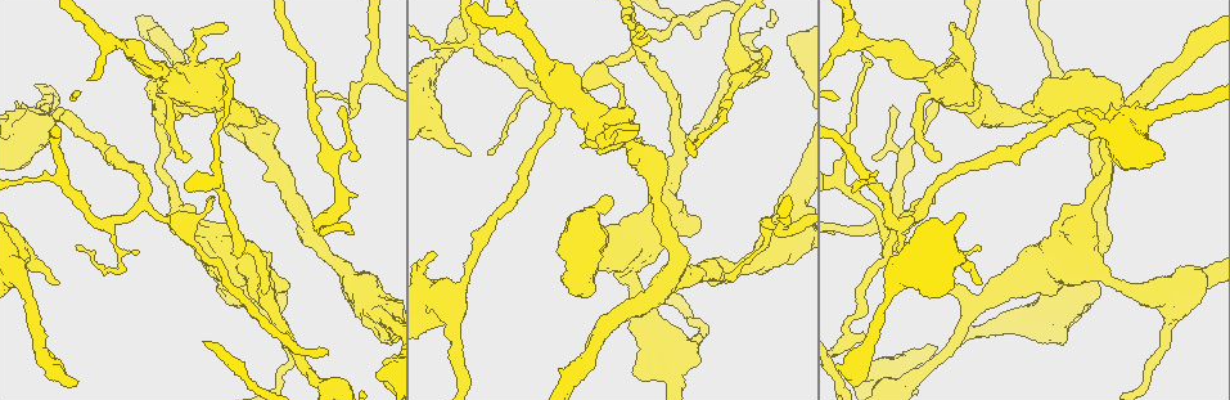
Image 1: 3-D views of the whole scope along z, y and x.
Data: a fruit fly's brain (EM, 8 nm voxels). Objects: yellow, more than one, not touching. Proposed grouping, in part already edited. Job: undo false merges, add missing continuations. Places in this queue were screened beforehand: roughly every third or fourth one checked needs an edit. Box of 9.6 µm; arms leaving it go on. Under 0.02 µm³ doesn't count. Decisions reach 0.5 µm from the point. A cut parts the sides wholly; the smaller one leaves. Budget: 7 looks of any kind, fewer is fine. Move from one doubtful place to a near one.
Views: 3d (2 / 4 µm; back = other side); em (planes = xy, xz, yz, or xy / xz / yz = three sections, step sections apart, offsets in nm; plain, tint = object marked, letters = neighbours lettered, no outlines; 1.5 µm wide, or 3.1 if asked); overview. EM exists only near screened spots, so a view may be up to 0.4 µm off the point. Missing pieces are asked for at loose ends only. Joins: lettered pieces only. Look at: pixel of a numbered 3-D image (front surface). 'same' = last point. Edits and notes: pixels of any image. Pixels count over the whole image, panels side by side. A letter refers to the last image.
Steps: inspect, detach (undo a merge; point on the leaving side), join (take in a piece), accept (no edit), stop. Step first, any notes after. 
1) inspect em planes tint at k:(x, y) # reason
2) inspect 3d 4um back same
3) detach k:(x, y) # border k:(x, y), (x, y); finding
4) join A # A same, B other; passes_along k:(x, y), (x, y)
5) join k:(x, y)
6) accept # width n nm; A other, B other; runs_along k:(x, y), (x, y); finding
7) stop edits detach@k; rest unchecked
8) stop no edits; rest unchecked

inspect em planes letters at 1:(727, 279) # an open end

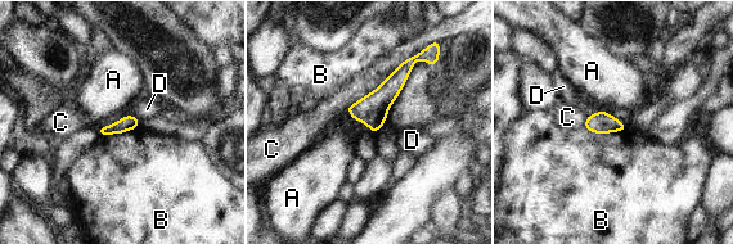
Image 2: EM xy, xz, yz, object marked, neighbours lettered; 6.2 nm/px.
accept # width 100 nm; A other, B other, C other, D other; border 2:(583, 126), (593, 132), (626, 130); none of them fits

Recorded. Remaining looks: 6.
inspect 3d 2um back at 1:(862, 53) # free end

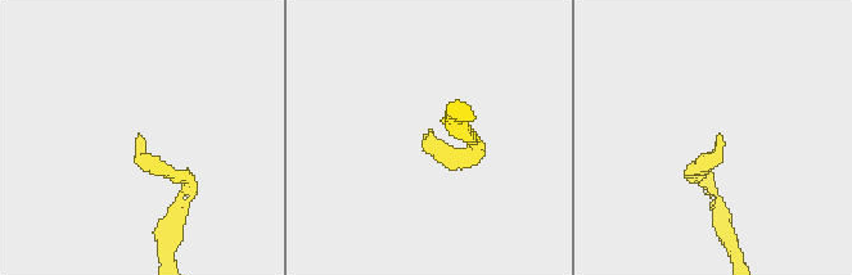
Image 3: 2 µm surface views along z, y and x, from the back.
inspect em planes letters at 3:(430, 135)

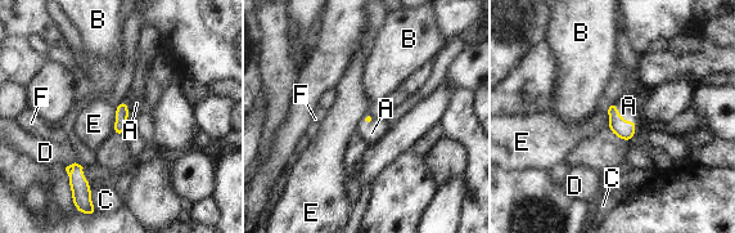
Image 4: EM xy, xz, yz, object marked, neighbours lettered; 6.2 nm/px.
join A # longest_contact A 180 nm; A same, B other, C other, D other, E other, F other; passes_along 4:(623, 129), (621, 117), (628, 106); it goes on there

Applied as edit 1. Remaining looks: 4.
inspect em planes letters at 1:(212, 196) # free end

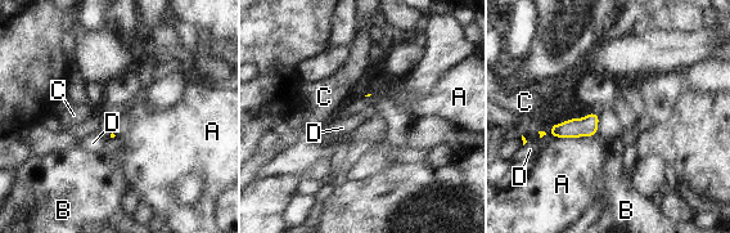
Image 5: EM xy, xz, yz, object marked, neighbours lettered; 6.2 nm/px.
accept # A other, B other, C other, D other; border 5:(598, 133), (593, 135), (554, 138); none of them fits

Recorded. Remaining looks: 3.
stop edits join@4; rest unchecked

